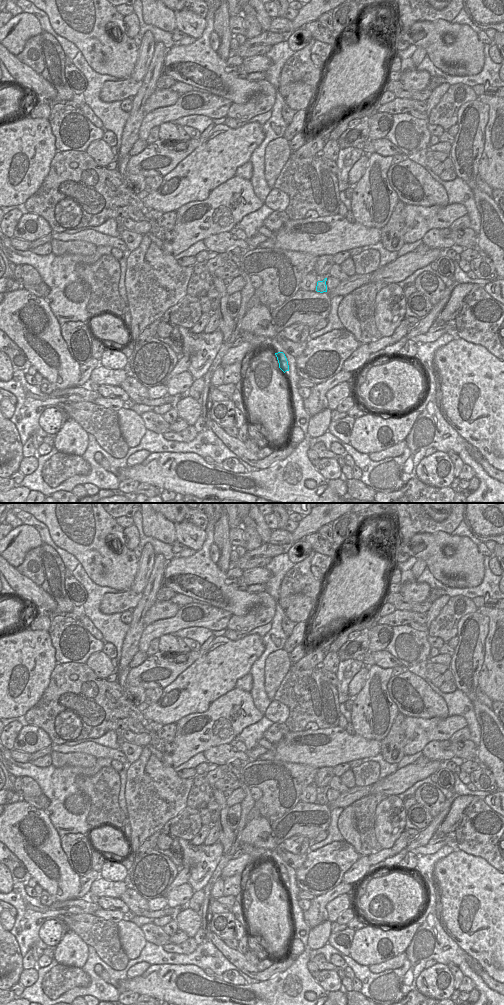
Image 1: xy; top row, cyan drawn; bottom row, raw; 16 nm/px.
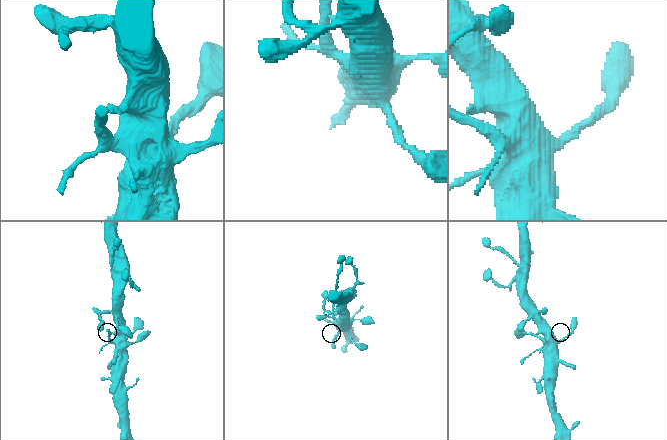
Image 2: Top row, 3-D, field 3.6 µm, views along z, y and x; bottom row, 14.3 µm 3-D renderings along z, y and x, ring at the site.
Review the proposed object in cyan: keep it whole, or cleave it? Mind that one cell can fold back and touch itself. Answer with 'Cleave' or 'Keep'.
Keep.

